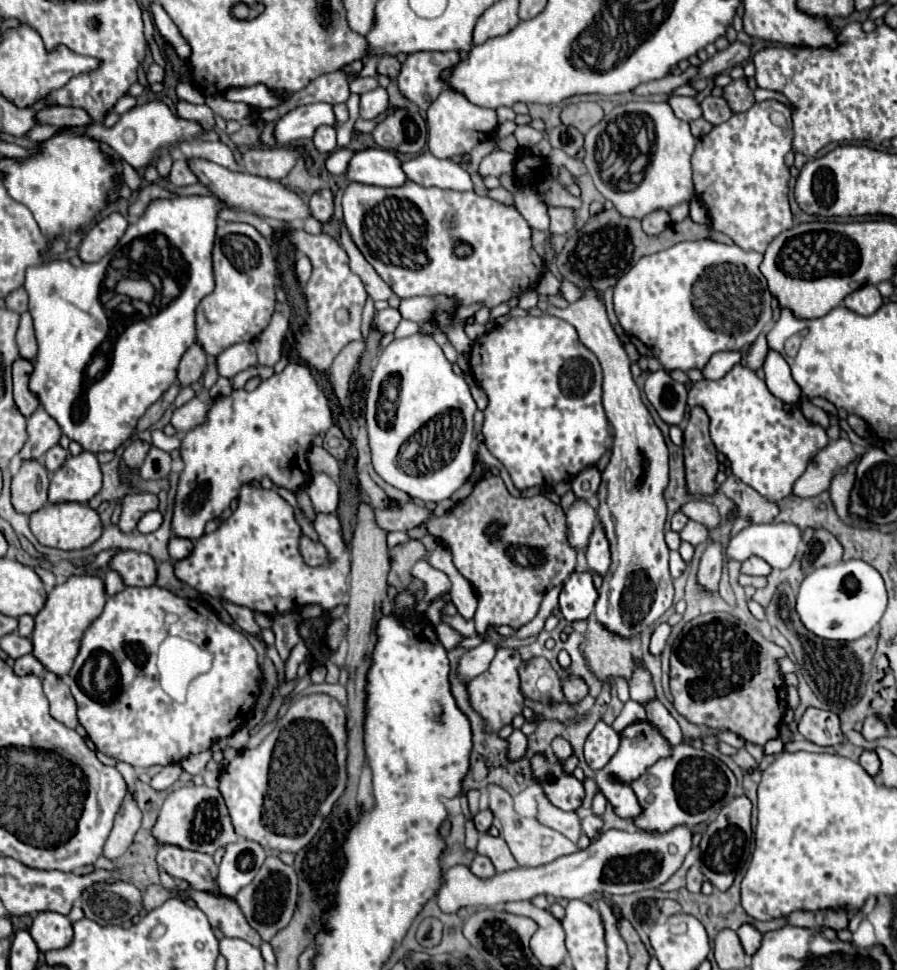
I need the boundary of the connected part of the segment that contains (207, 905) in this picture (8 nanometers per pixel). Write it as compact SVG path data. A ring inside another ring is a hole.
M197 890L181 892L181 896L193 896L197 906L207 914L211 926L219 928L225 936L243 938L253 946L261 944L261 938L257 936L257 932L253 932L253 928L249 926L249 922L245 920L241 908L239 908L239 904L233 898L213 894L213 892L197 892Z

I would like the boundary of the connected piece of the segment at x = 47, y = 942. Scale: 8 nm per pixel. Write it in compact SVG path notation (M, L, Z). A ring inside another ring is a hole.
M39 912L29 932L41 952L61 950L73 940L71 922L59 912Z

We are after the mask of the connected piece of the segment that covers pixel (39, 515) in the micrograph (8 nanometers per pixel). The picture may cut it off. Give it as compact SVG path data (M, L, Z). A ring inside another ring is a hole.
M61 502L61 504L47 504L41 510L33 512L29 516L31 532L37 536L37 540L43 546L61 548L61 550L79 550L91 546L103 532L99 514L89 504L77 504L77 502Z

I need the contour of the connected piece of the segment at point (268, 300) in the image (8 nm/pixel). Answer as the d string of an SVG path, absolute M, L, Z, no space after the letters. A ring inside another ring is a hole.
M219 224L213 248L215 290L197 306L197 342L207 356L217 356L239 342L253 342L269 324L275 308L277 268L271 244L251 224Z

